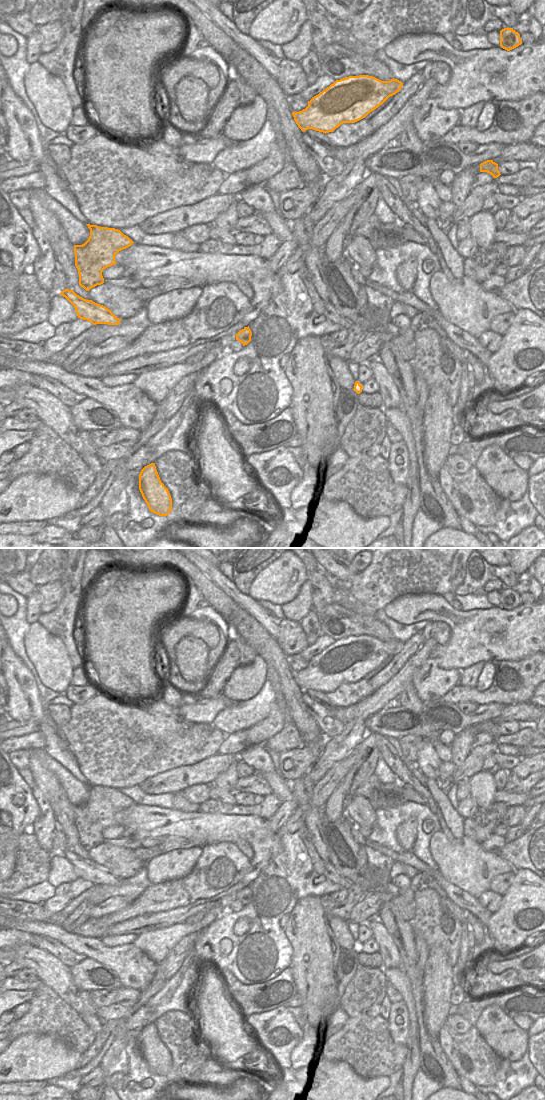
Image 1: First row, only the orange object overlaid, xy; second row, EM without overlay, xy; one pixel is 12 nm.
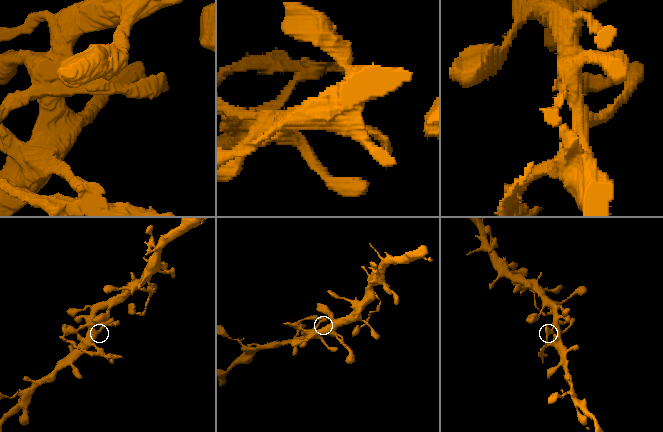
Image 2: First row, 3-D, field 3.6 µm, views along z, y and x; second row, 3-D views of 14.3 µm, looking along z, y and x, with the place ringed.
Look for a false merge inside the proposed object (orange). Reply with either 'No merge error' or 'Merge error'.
Merge error.

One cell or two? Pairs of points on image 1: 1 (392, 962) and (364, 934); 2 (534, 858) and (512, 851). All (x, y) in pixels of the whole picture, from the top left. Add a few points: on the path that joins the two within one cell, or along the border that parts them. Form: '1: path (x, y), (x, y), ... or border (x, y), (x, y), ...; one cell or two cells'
1: border (364, 923), (370, 928), (373, 937); two cells
2: path (529, 854), (517, 852); one cell

